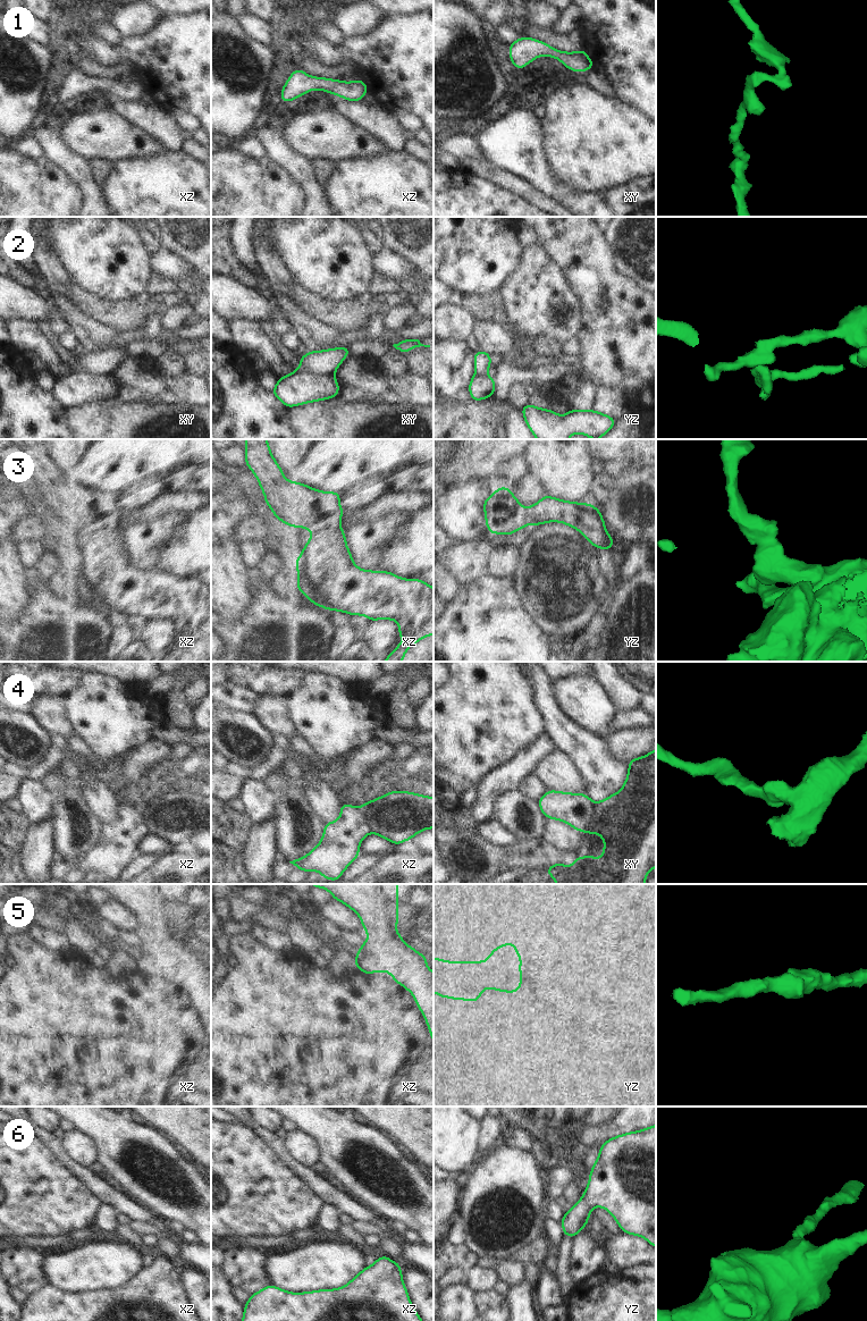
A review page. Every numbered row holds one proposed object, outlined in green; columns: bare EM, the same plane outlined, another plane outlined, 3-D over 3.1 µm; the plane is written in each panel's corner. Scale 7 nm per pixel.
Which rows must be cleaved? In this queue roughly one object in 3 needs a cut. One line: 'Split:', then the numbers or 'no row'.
Split: 2, 4

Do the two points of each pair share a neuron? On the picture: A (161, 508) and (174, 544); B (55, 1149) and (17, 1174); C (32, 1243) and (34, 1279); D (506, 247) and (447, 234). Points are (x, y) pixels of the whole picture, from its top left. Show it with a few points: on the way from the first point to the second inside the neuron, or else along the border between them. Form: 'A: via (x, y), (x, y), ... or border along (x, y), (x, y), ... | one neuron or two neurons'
A: border along (190, 511), (169, 512), (158, 518), (137, 521) | two neurons
B: border along (38, 1138), (68, 1170) | two neurons
C: border along (11, 1245), (39, 1251) | two neurons
D: via (491, 247), (473, 247), (462, 237) | one neuron

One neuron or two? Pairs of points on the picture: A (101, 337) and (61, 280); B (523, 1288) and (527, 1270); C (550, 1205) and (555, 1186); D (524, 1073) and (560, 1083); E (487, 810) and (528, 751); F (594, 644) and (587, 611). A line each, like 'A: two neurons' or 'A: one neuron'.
A: one neuron
B: two neurons
C: two neurons
D: two neurons
E: one neuron
F: two neurons

